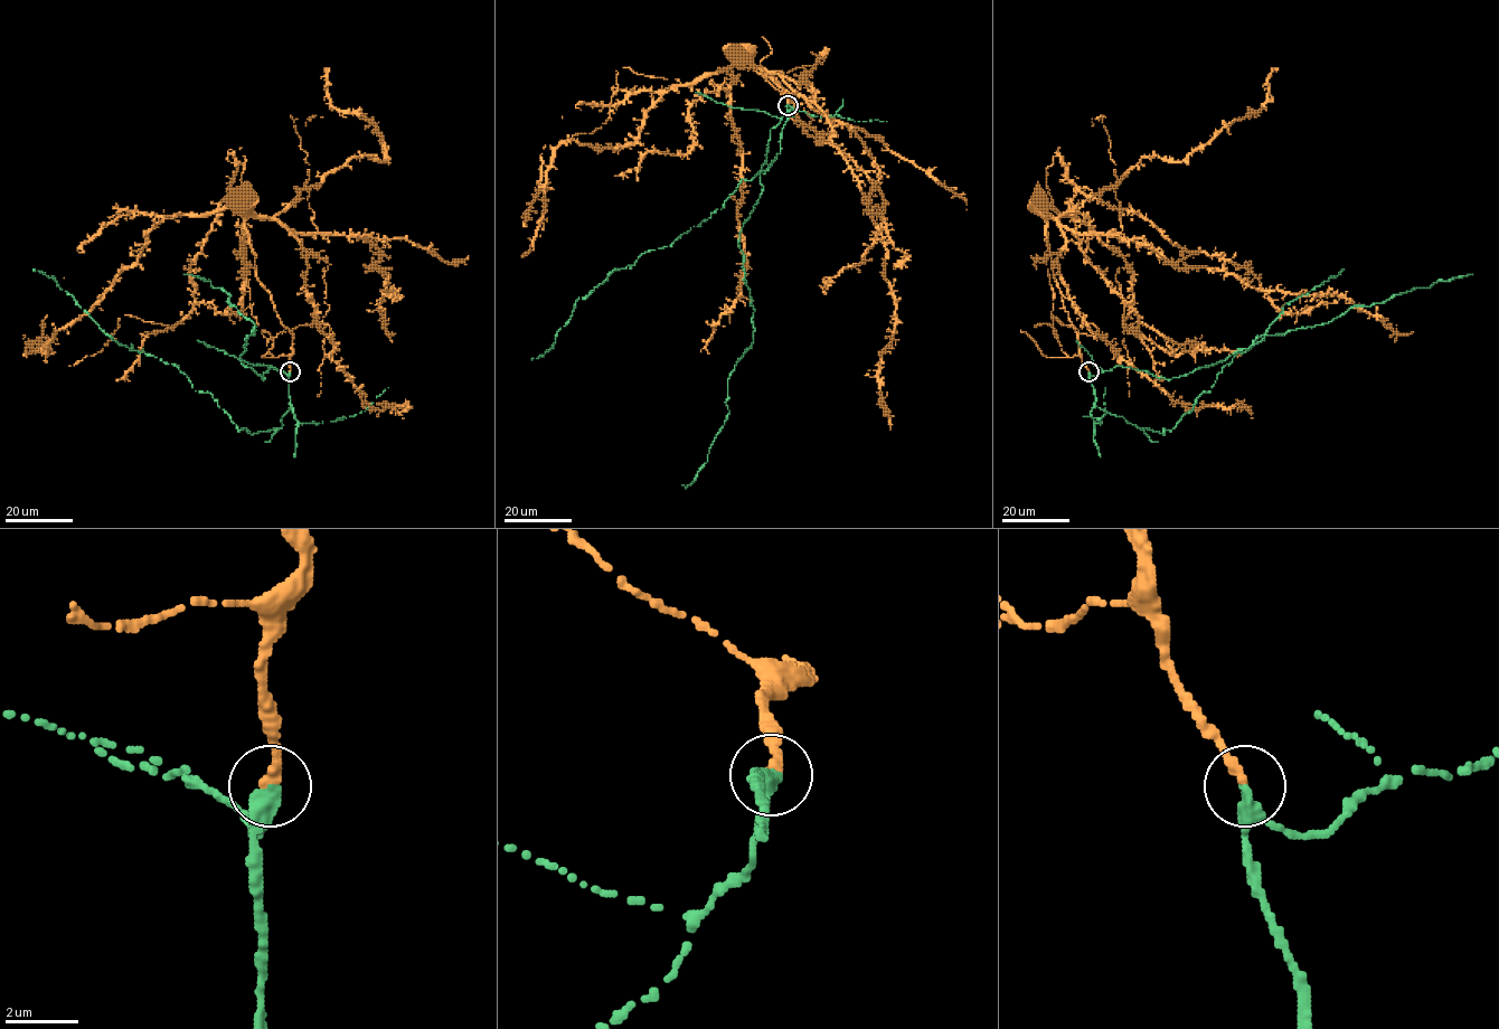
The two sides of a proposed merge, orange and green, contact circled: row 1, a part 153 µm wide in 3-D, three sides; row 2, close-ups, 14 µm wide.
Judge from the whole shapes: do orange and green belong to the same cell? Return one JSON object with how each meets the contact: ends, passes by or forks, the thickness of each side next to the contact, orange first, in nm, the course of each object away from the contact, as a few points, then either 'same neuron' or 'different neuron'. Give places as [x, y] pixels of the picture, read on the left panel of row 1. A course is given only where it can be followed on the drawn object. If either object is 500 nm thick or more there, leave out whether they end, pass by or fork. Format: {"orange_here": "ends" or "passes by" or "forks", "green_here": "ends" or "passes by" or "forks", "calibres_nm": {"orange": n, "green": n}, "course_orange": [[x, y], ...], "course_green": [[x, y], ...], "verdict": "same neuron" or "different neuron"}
{"orange_here": "ends", "green_here": "passes by", "calibres_nm": {"orange": 320, "green": 320}, "course_orange": [[290, 371], [292, 333], [256, 275], [250, 217], [375, 246], [369, 267], [396, 292], [380, 299], [393, 332]], "course_green": [[290, 371], [281, 427], [239, 431], [211, 393], [195, 390], [176, 365], [121, 346], [53, 276], [33, 268]], "verdict": "same neuron"}

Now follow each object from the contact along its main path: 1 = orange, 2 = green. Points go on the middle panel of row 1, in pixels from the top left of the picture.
1: (789, 105), (743, 63), (849, 126), (878, 170), (868, 195), (895, 303), (878, 376), (891, 428)
2: (789, 105), (771, 164), (743, 179), (723, 208), (670, 246), (646, 251), (578, 299), (553, 346), (531, 359)

